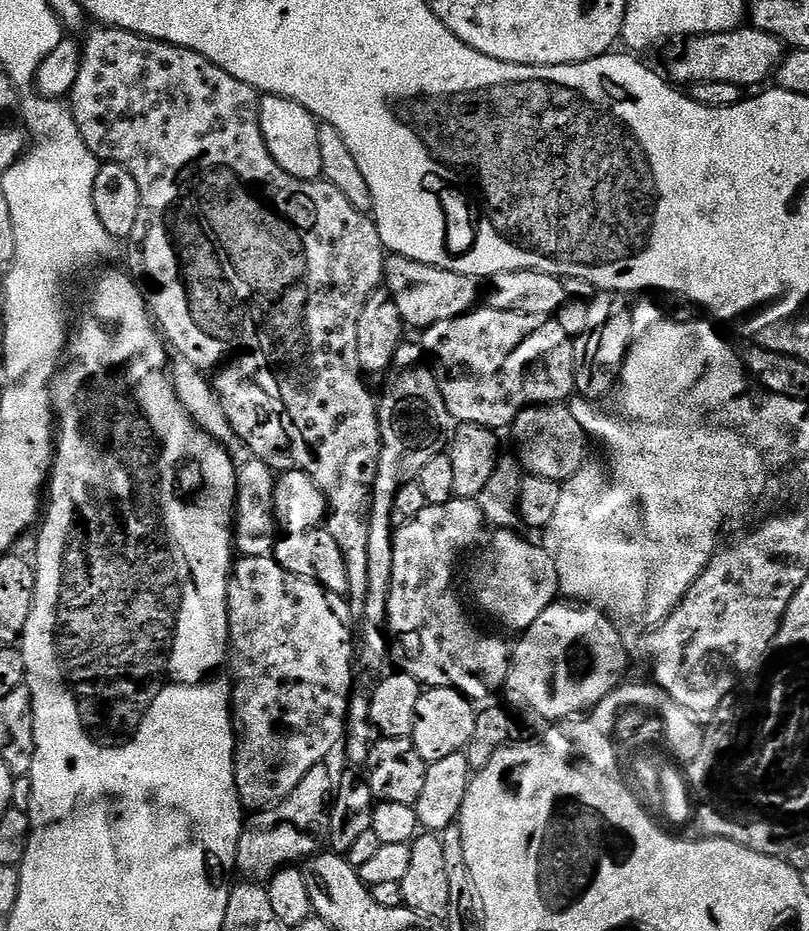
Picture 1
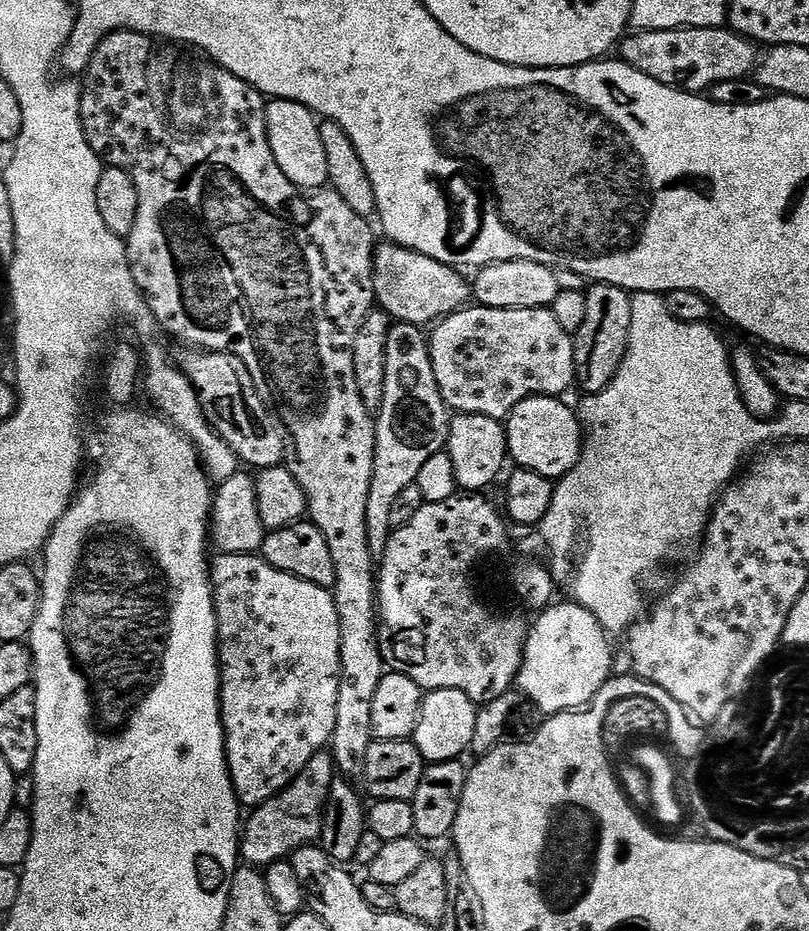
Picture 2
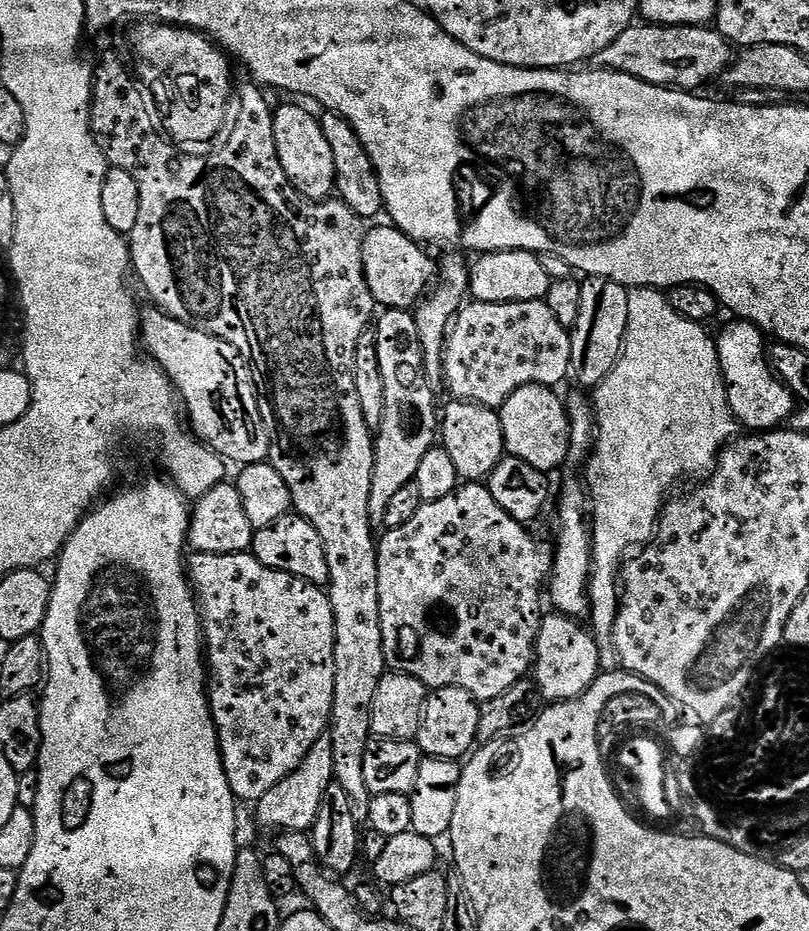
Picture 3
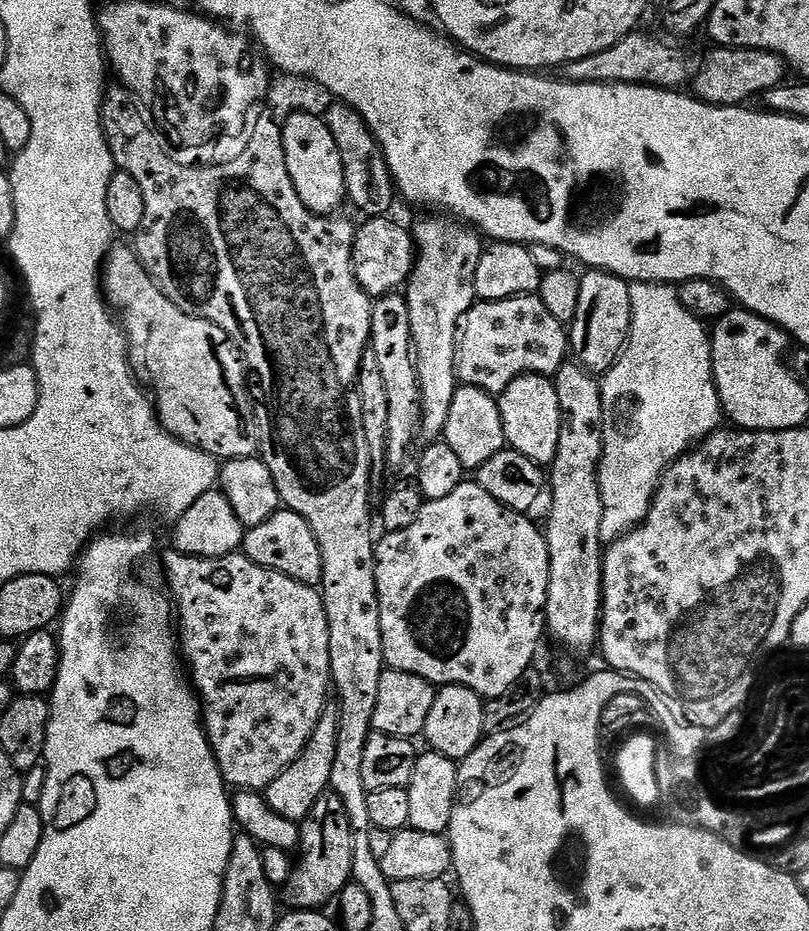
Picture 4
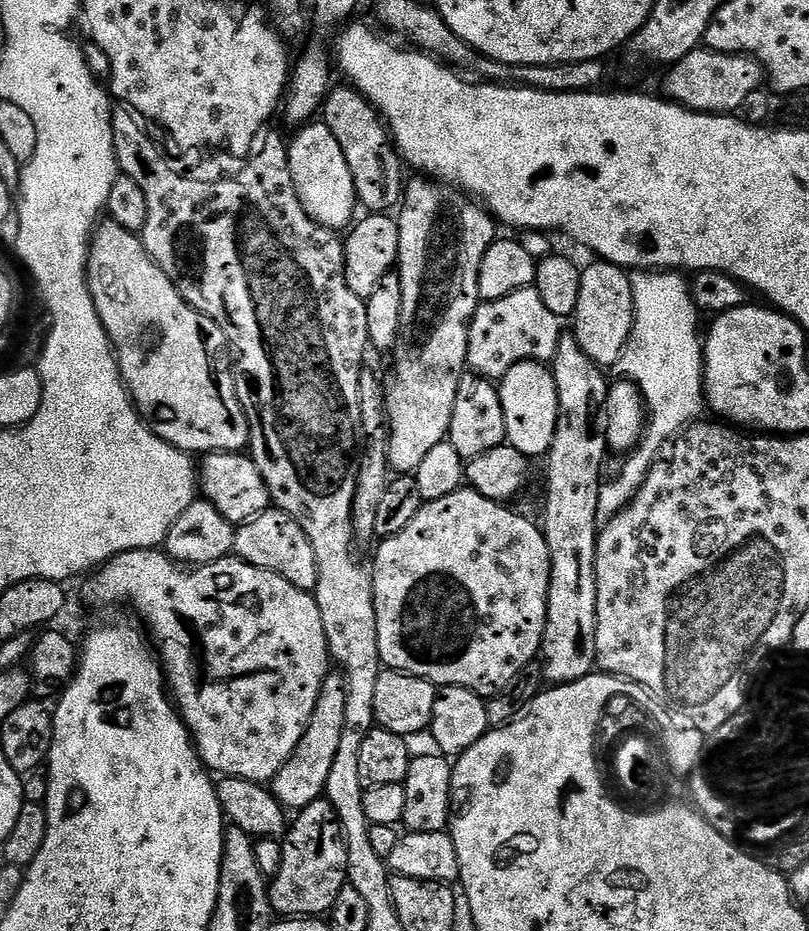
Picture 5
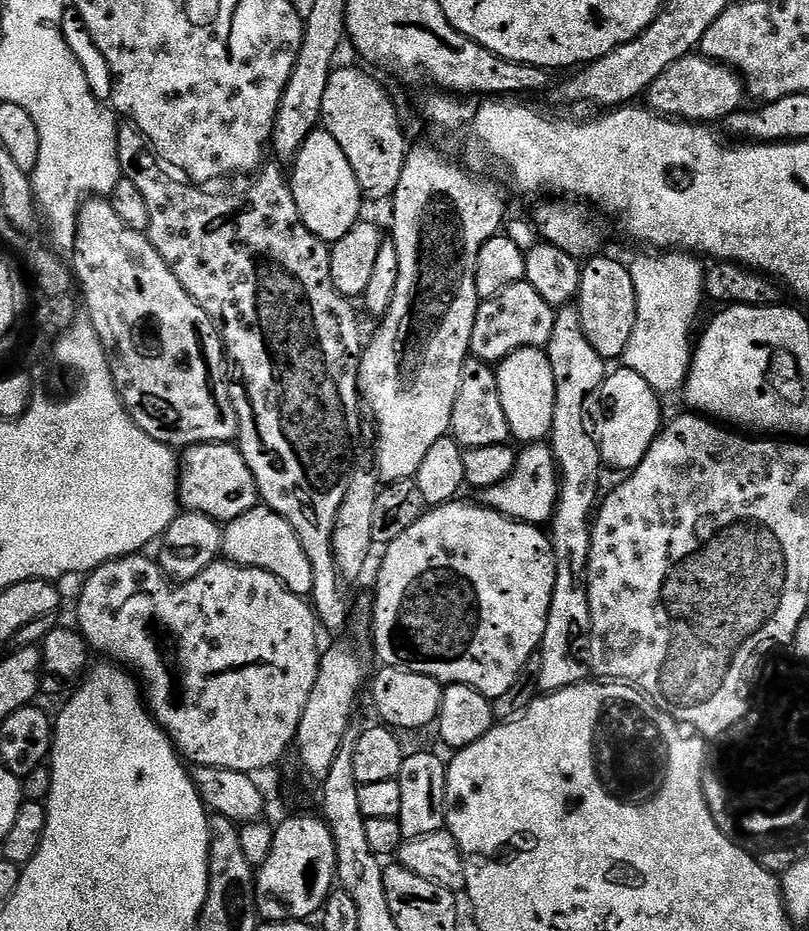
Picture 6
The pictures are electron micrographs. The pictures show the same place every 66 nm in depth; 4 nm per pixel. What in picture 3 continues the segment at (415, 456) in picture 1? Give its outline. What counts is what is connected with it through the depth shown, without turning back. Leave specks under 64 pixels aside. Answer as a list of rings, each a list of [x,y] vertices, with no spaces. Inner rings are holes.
[[[386,308],[375,317],[374,331],[378,342],[378,366],[382,366],[382,386],[386,390],[386,402],[382,410],[382,422],[374,432],[374,470],[370,478],[369,518],[373,525],[383,525],[386,508],[394,499],[394,494],[402,486],[413,483],[418,474],[418,465],[422,458],[438,444],[438,404],[432,393],[433,381],[429,380],[424,368],[424,347],[418,338],[418,322],[415,315],[407,308]]]

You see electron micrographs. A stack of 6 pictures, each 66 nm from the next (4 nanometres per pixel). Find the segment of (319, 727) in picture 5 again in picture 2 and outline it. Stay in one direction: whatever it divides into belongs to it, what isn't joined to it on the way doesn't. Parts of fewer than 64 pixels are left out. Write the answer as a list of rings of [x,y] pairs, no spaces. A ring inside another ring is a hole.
[[[325,750],[314,754],[310,762],[274,798],[251,809],[249,818],[242,828],[239,855],[245,865],[265,869],[269,864],[286,860],[293,852],[305,848],[308,844],[316,844],[323,837],[326,809],[330,786],[338,778],[336,764],[332,761],[331,751]]]

